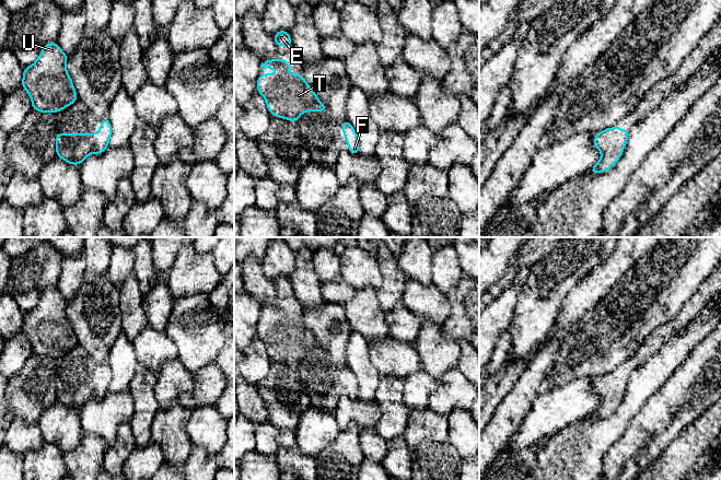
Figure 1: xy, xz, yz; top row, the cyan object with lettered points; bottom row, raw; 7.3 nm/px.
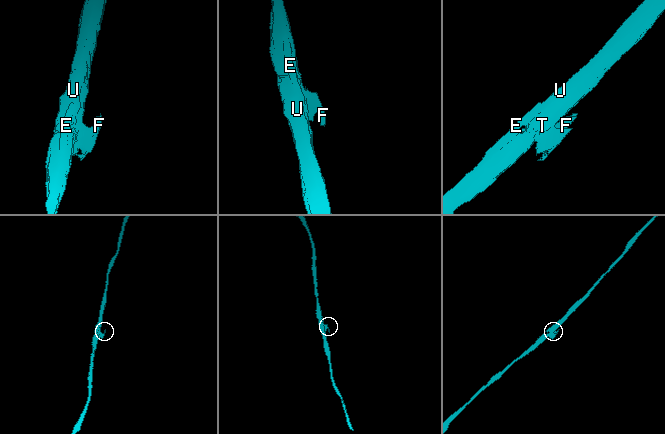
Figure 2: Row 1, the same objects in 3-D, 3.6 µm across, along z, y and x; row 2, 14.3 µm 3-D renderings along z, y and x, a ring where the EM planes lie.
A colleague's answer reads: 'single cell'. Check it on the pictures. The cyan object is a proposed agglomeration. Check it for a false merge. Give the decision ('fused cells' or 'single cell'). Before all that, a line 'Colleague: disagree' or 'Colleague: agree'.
Colleague: agree
single cell

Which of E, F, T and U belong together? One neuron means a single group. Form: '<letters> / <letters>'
E F T U

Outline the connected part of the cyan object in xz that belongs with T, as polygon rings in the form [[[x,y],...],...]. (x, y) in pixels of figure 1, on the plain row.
[[[264,304],[260,313],[277,314],[278,319],[258,319],[257,338],[266,347],[266,351],[272,361],[284,363],[295,367],[304,356],[326,356],[327,352],[318,344],[314,335],[306,328],[303,319],[290,319],[289,313],[293,309],[288,308],[287,304]]]

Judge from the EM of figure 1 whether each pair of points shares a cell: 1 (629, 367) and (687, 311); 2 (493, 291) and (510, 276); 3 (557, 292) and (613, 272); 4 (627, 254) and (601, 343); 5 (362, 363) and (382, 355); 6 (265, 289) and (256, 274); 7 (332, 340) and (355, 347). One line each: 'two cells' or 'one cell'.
1: one cell
2: one cell
3: two cells
4: two cells
5: two cells
6: one cell
7: two cells

